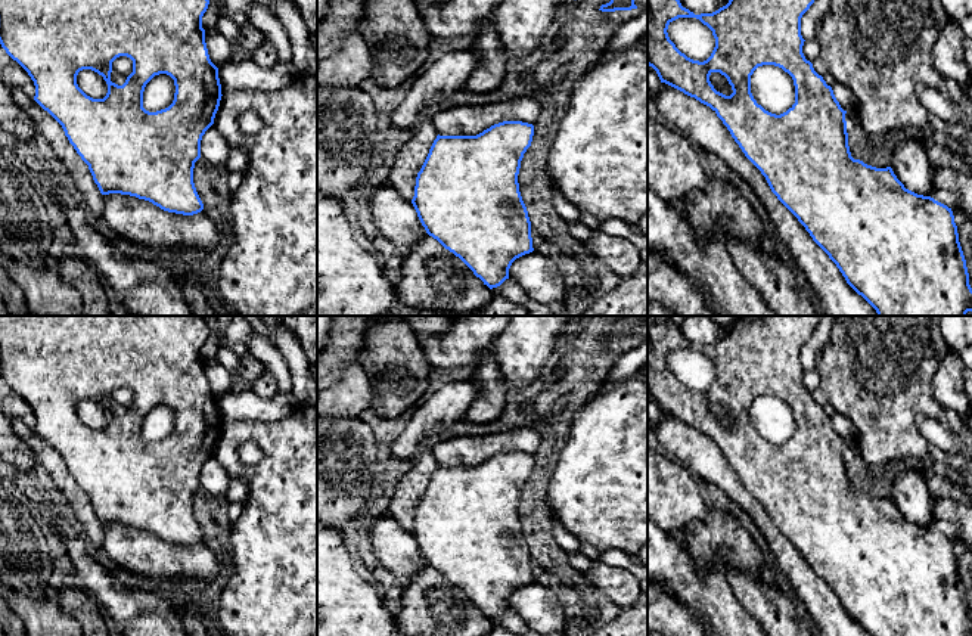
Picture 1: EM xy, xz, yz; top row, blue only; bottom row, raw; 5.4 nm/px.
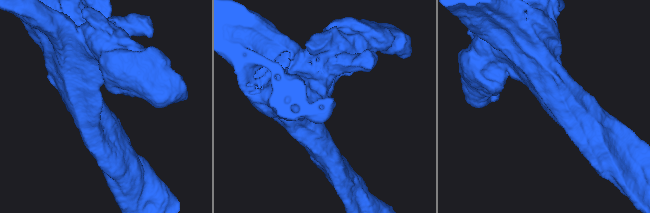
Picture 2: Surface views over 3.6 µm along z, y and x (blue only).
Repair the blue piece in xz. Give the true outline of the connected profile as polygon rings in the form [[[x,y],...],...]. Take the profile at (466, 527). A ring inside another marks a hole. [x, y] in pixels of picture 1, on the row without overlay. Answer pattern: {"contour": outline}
{"contour": [[[503,452],[476,466],[437,466],[417,503],[412,534],[426,564],[459,587],[490,620],[509,609],[512,593],[534,581],[518,505],[534,456]]]}

